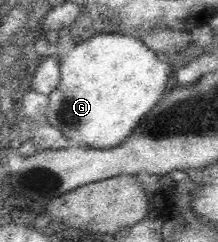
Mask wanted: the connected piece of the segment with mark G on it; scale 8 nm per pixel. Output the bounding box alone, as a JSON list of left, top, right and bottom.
[45,35,175,149]

